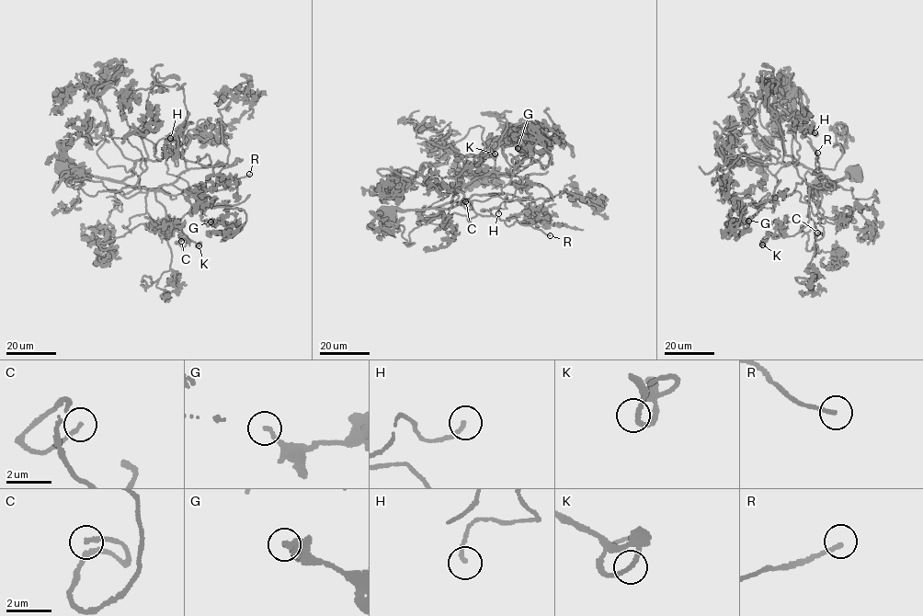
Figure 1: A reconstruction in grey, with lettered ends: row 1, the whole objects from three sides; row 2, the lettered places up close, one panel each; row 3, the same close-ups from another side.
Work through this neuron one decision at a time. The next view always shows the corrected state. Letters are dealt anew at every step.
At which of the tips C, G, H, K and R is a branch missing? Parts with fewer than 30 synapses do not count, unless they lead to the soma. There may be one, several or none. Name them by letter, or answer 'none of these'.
H, R

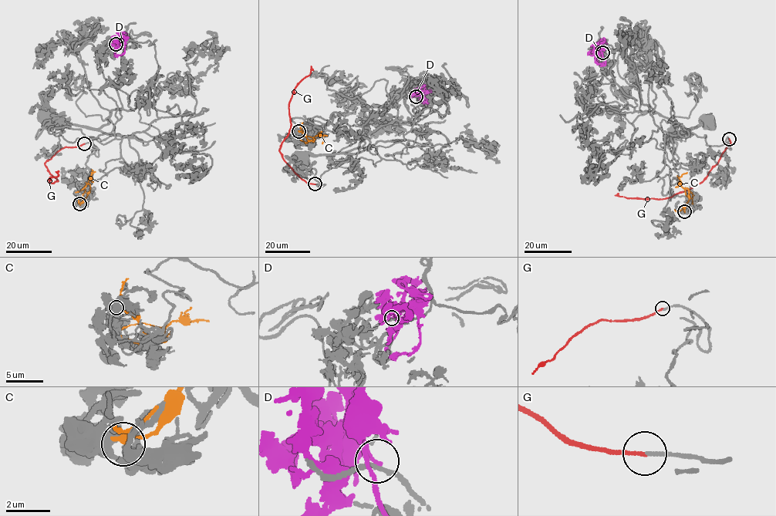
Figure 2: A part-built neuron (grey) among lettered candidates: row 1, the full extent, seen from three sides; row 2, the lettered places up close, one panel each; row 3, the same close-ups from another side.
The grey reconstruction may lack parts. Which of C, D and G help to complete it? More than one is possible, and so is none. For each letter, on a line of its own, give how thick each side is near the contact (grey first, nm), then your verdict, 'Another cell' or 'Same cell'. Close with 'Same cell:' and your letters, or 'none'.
C: Thickness 280 nm (grey) against 260 nm. Another cell
D: Thickness 180 nm (grey) against 160 nm. Another cell
G: Thickness 150 nm (grey) against 160 nm. Another cell
Same cell: none

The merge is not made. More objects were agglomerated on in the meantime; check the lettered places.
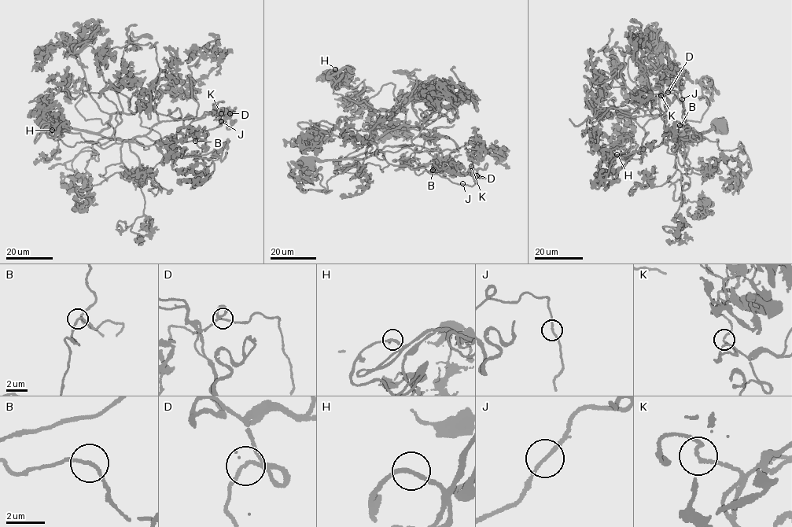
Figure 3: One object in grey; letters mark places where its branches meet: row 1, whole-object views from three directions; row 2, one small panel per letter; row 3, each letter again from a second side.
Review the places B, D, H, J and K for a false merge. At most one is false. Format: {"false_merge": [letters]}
{"false_merge": []}

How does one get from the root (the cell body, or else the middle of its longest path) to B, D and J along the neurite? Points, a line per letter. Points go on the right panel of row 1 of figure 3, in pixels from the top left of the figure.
B: (721, 123), (695, 137), (681, 138), (686, 139), (690, 136), (685, 126), (687, 130), (690, 127), (680, 125)
D: (721, 123), (683, 139), (690, 136), (686, 126), (686, 130), (680, 125), (681, 92), (668, 92)
J: (721, 123), (683, 139), (690, 136), (686, 126), (686, 130), (680, 125), (682, 99)

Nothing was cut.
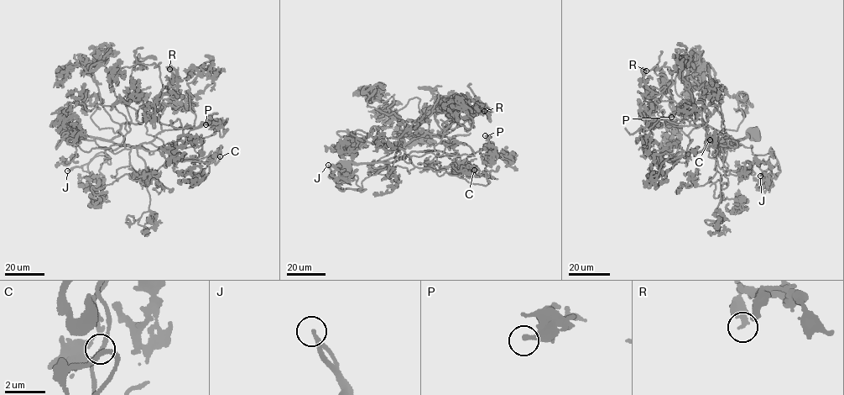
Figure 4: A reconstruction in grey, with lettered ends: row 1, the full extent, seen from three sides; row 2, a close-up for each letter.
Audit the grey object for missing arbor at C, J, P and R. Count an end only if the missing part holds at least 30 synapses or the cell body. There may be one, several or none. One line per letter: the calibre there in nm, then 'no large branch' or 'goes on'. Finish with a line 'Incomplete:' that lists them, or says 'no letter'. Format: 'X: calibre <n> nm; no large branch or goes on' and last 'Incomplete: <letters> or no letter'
C: calibre 150 nm; no large branch
J: calibre 190 nm; no large branch
P: calibre 240 nm; no large branch
R: calibre 360 nm; no large branch
Incomplete: no letter

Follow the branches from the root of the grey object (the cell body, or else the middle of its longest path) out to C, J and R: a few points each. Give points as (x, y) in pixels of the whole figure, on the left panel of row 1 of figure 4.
C: (67, 127), (146, 150), (191, 146), (202, 169), (220, 156)
J: (67, 127), (153, 153), (149, 155), (141, 145), (124, 144), (105, 150), (109, 158), (96, 156), (67, 171)
R: (67, 127), (109, 140), (118, 136), (122, 123), (142, 123), (157, 113), (161, 95), (173, 92), (169, 69)

